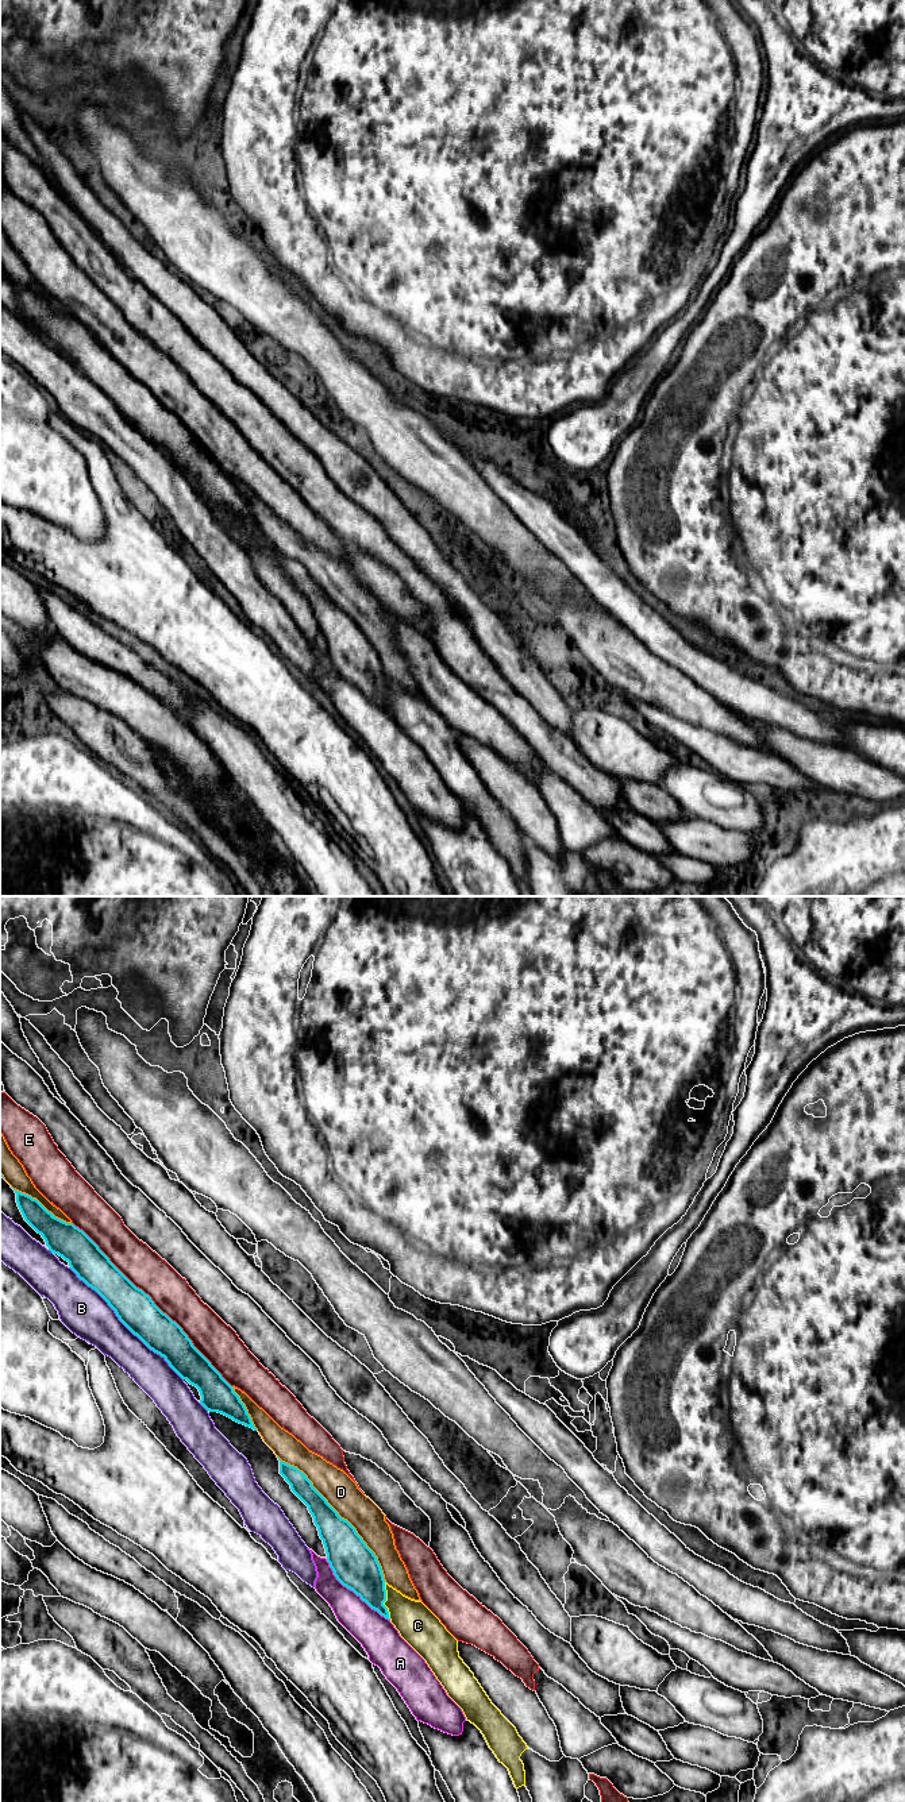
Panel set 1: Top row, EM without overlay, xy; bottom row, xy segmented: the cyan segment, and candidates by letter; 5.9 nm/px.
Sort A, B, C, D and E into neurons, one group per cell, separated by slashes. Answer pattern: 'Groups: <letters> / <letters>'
Groups: A / B / C / D / E

